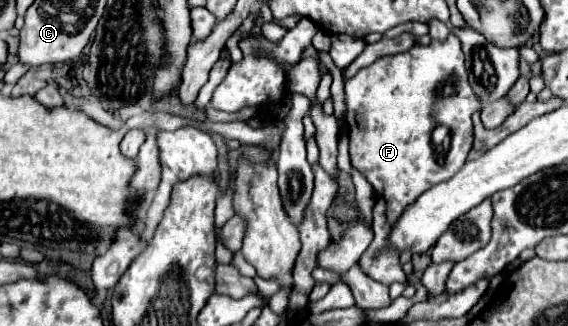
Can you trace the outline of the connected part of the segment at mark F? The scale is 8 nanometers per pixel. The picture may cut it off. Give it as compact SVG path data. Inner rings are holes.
M450 33L444 41L432 39L428 47L414 45L406 53L382 57L348 79L344 89L348 105L344 125L350 131L350 159L376 189L374 241L358 265L370 279L382 285L408 283L400 267L400 253L388 241L392 223L424 191L458 173L474 141L470 115L480 109L480 101L476 101L468 85L460 39ZM438 127L446 127L448 133L434 137Z

